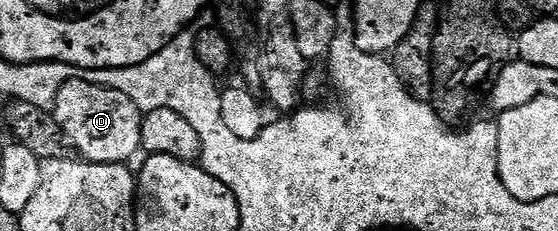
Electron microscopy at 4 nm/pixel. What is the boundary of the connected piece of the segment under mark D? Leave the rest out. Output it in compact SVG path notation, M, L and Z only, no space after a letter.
M71 80L58 90L58 98L50 109L65 140L90 164L128 164L135 152L141 151L142 109L126 94L81 80Z

